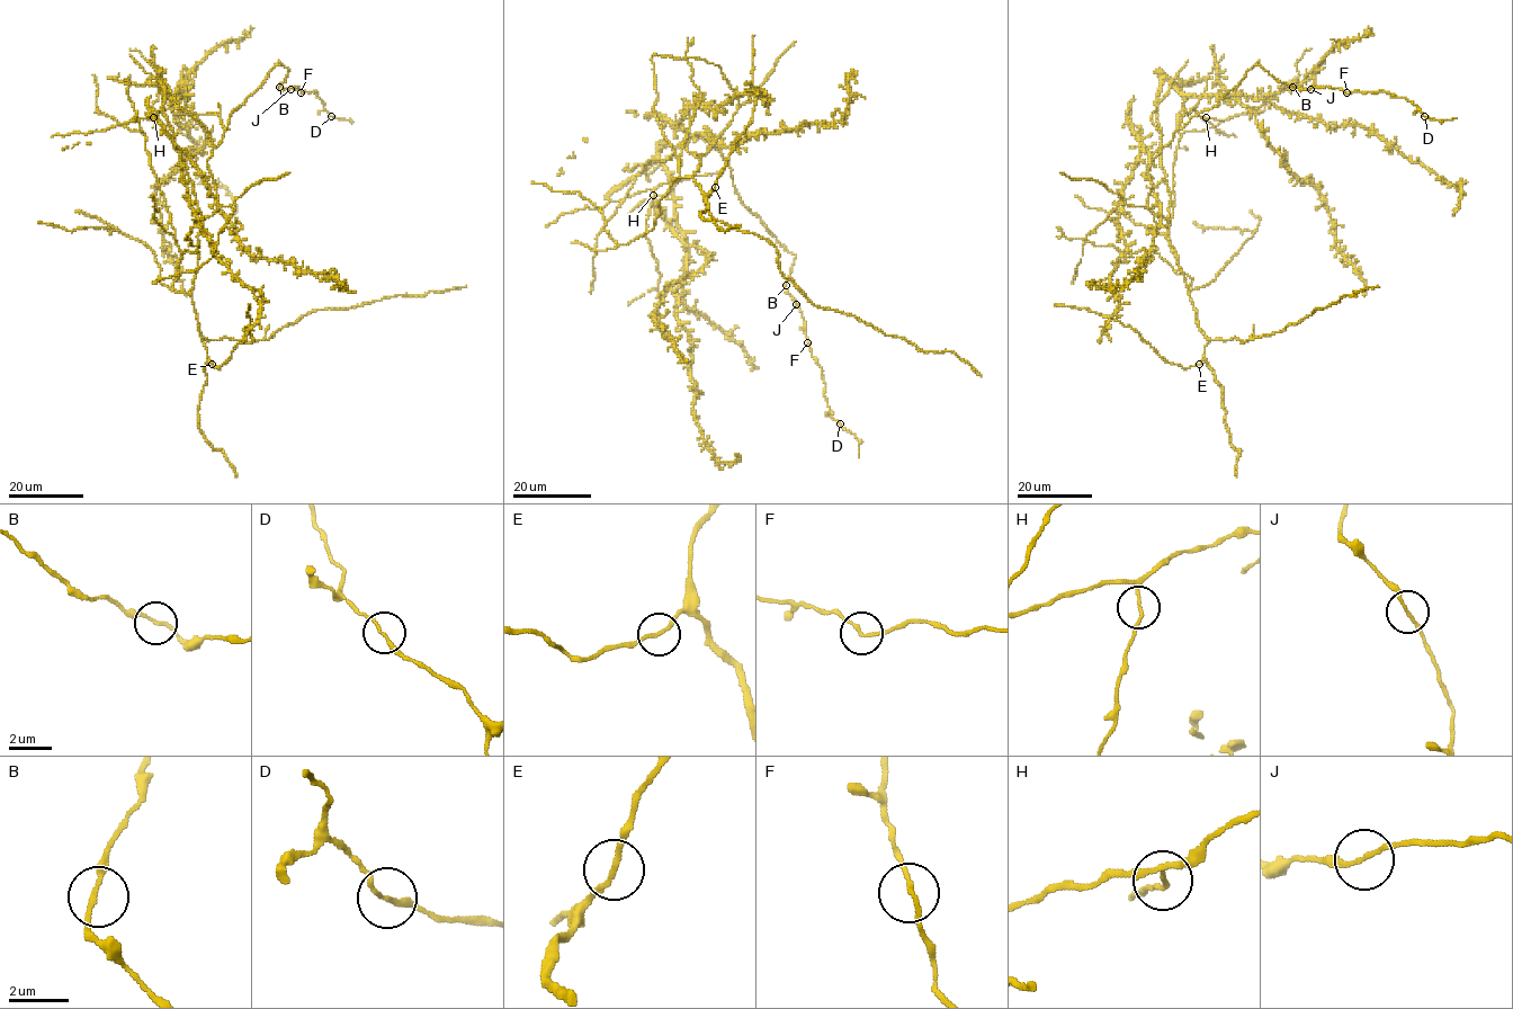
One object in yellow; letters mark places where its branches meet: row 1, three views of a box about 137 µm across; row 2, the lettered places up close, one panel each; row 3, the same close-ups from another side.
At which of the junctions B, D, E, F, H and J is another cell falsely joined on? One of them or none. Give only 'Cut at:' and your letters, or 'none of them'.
Cut at: none of them

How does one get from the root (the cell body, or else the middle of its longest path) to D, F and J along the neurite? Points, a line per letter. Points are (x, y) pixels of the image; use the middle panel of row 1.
D: (695, 155), (722, 133), (709, 139), (730, 164), (741, 203), (795, 256), (785, 289), (802, 315), (840, 425)
F: (695, 155), (722, 133), (709, 139), (730, 164), (741, 203), (795, 256), (785, 289), (808, 342)
J: (695, 155), (704, 155), (722, 133), (709, 139), (730, 164), (741, 203), (795, 256), (785, 289), (796, 304)

